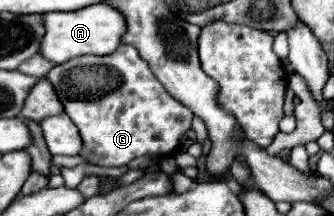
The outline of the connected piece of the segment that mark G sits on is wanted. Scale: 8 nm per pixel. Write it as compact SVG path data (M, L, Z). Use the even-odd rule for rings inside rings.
M120 44L116 52L106 56L78 56L58 64L48 72L48 80L56 88L64 112L78 126L82 138L80 156L98 166L126 166L130 160L144 154L168 156L176 150L180 136L190 128L194 116L192 110L176 102L176 98L172 98L164 86L160 86L148 64L138 56L136 48L128 44Z

